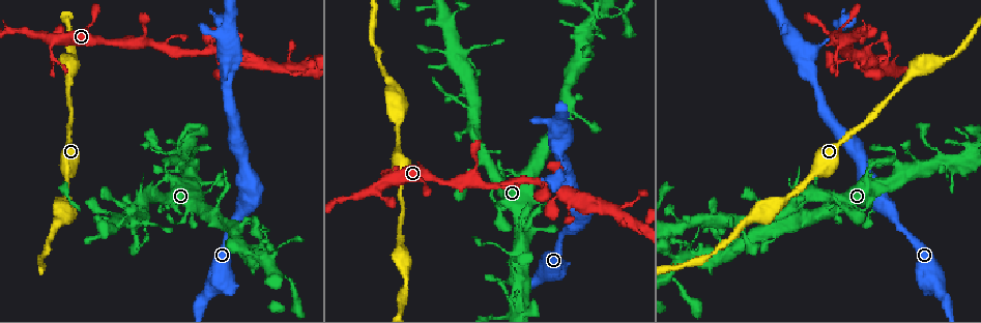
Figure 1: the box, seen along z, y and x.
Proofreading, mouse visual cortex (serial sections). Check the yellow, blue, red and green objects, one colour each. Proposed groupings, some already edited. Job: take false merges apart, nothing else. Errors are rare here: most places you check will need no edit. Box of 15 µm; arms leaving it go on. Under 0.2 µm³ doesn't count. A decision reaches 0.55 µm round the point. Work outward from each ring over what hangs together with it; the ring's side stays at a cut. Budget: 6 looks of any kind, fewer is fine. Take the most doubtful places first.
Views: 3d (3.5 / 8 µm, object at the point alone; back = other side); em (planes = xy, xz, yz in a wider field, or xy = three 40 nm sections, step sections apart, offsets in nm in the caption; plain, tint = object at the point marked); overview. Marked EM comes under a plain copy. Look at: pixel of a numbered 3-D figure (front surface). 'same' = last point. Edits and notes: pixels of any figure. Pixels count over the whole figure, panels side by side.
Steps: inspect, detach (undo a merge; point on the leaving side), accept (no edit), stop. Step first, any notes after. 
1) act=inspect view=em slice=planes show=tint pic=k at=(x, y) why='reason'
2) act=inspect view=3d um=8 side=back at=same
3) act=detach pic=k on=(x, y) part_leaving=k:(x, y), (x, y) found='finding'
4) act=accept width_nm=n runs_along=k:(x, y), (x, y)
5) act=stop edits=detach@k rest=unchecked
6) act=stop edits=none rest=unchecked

act=inspect view=3d um=3.5 side=back pic=1 at=(481, 161) why='sudden change in width'

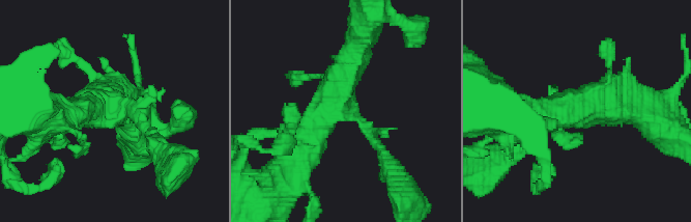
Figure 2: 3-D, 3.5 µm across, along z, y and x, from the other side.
act=inspect view=em slice=xy step=5 show=tint pic=2 at=(118, 102)

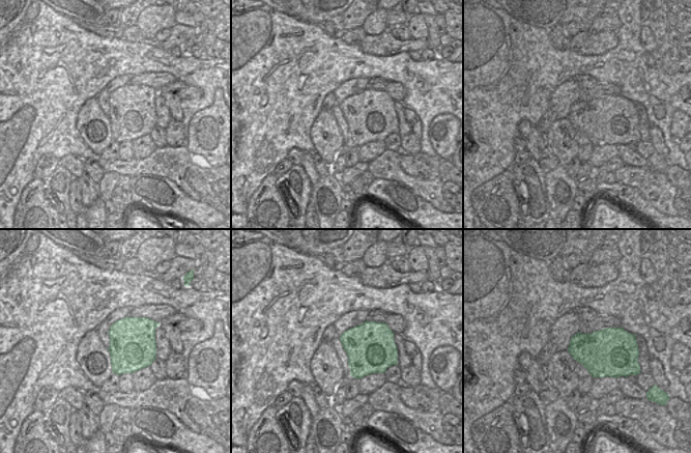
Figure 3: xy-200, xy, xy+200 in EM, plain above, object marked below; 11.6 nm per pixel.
act=accept runs_along=2:(303, 151), (363, 37) found='one cell here'

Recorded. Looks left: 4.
act=inspect view=3d um=3.5 pic=1 at=(538, 182) why='abrupt turn'

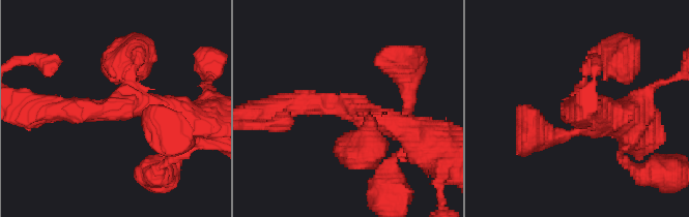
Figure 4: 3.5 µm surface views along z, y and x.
act=inspect view=em slice=xy step=1 show=tint pic=4 at=(358, 110) arms=3 arm_widths_nm=150,350,400

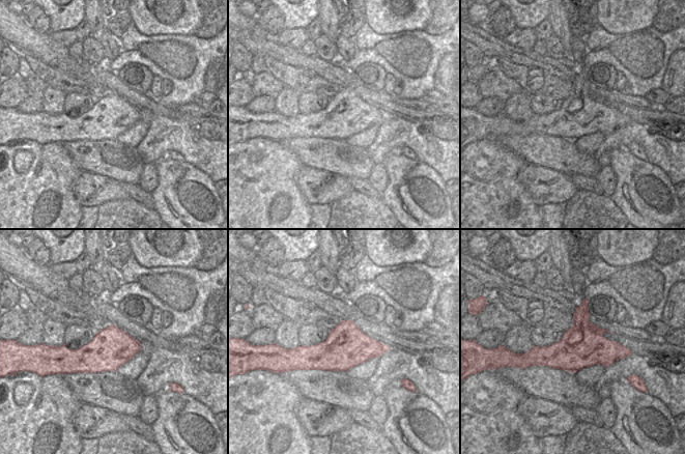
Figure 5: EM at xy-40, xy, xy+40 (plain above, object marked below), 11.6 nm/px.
act=accept found='one cell here'

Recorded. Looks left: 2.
act=inspect view=3d um=3.5 pic=1 at=(901, 176) why='thick turns thin'

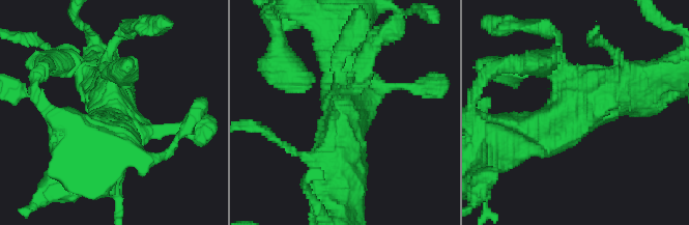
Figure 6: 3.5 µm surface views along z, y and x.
act=inspect view=em slice=xy step=2 show=tint pic=6 at=(573, 116) why='shape alone is not enough'

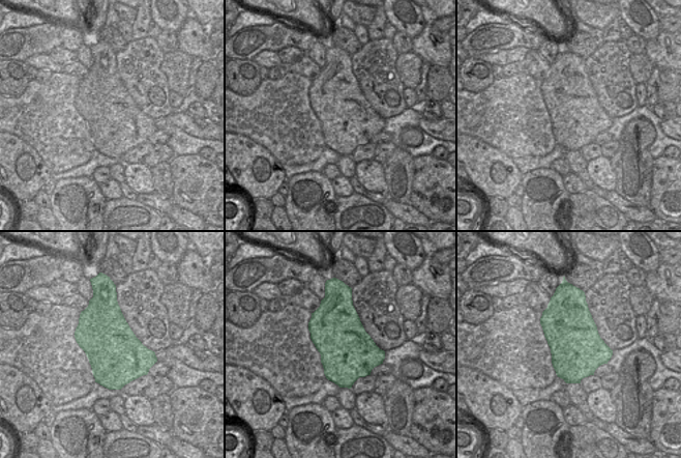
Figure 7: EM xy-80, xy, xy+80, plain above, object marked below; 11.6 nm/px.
act=accept runs_along=6:(511, 139), (633, 88) found='all the same cell'

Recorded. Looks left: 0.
act=stop edits=none rest=unchecked

